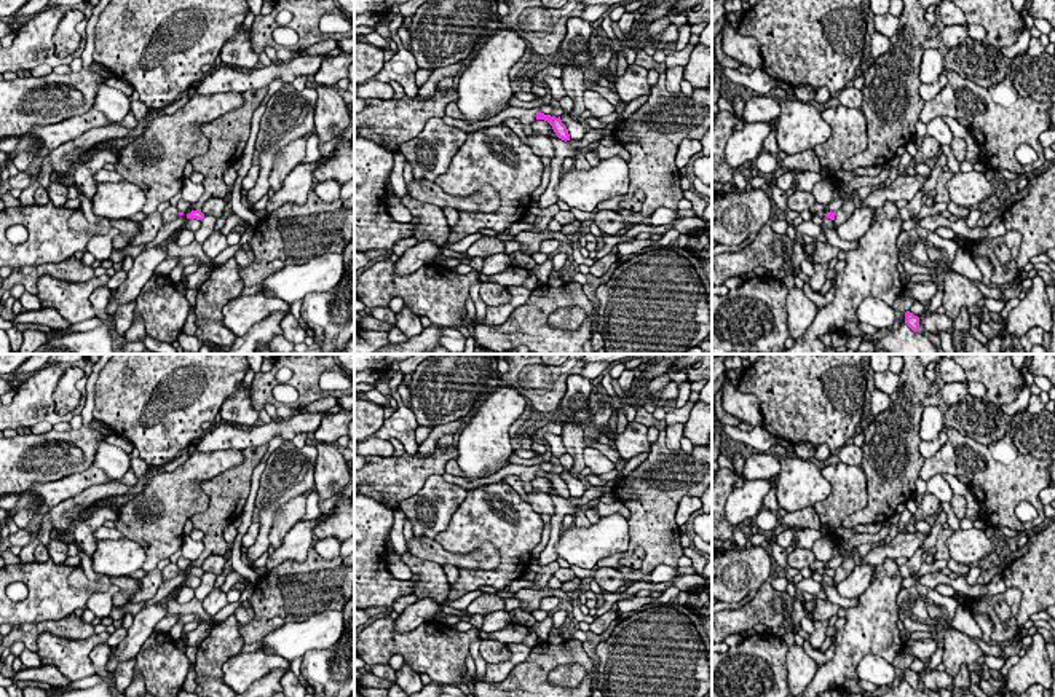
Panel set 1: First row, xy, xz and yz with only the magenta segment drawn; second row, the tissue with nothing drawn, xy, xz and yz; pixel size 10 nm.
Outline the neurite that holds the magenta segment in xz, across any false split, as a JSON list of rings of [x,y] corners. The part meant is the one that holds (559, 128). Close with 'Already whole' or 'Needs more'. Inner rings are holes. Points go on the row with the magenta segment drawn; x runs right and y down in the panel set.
[[[538,112],[538,113],[536,113],[536,120],[544,120],[544,121],[547,121],[547,123],[552,126],[552,129],[554,129],[554,132],[557,134],[559,139],[562,139],[562,140],[565,140],[565,142],[570,140],[568,129],[567,129],[567,126],[562,123],[560,116],[555,118],[555,116],[544,115],[544,113]]]. Already whole

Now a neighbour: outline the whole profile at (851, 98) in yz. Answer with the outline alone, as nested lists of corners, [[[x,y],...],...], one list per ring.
[[[846,86],[838,94],[838,99],[840,99],[840,104],[848,108],[862,108],[863,94],[860,89],[854,88],[854,86]]]

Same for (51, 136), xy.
[[[91,108],[85,115],[77,115],[56,124],[35,124],[29,134],[40,140],[45,150],[54,150],[93,128],[107,126],[110,123],[112,121],[102,112]]]

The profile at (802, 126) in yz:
[[[782,99],[779,105],[777,147],[787,155],[814,150],[832,136],[830,124],[820,115],[822,108],[814,102]]]

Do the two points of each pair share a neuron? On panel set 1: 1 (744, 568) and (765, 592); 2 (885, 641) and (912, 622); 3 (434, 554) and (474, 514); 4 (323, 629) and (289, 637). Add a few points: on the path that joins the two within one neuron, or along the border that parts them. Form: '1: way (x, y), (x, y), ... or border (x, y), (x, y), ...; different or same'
1: border (766, 579), (755, 590); different
2: border (902, 587), (897, 595), (897, 618); different
3: border (433, 539), (457, 554), (470, 554), (481, 546); different
4: way (315, 633), (297, 637); same

